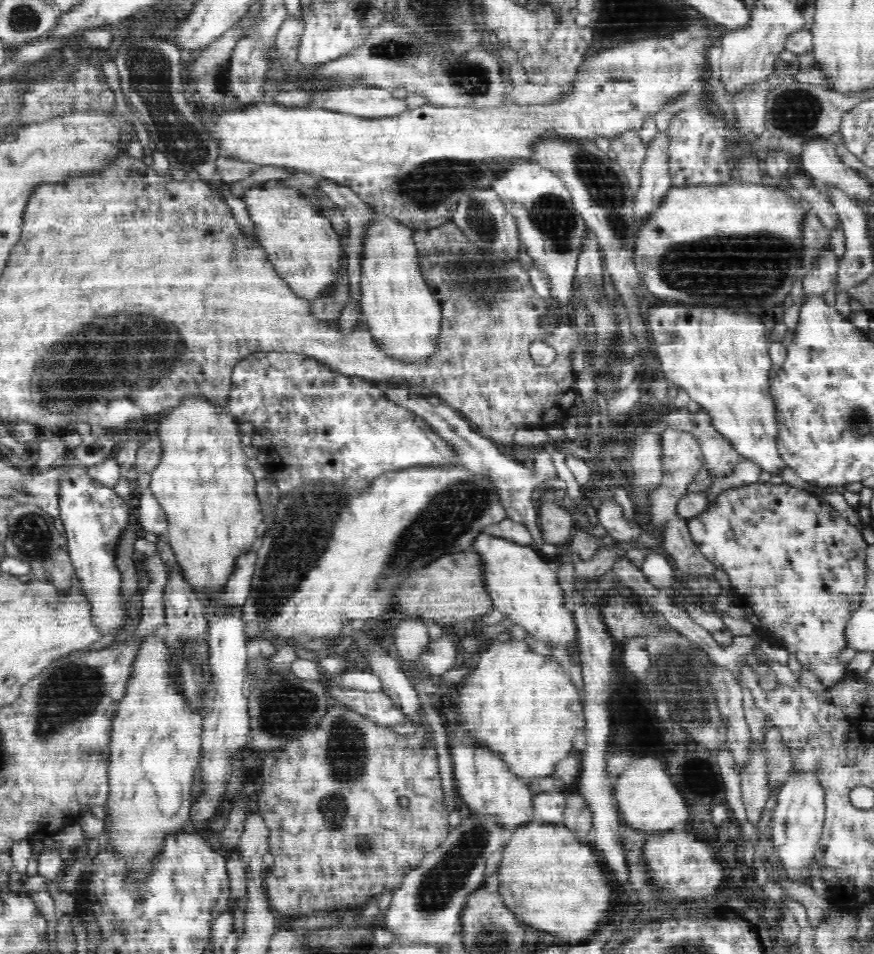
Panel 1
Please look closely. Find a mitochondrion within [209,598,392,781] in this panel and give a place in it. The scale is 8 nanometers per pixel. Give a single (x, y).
(285, 713)

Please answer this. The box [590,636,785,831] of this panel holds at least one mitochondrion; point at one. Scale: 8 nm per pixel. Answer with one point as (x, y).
(692, 706)

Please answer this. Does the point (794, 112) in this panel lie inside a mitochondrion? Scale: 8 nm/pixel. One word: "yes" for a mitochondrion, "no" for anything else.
yes

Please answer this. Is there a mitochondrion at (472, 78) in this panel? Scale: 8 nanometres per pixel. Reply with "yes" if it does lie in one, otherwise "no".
yes

